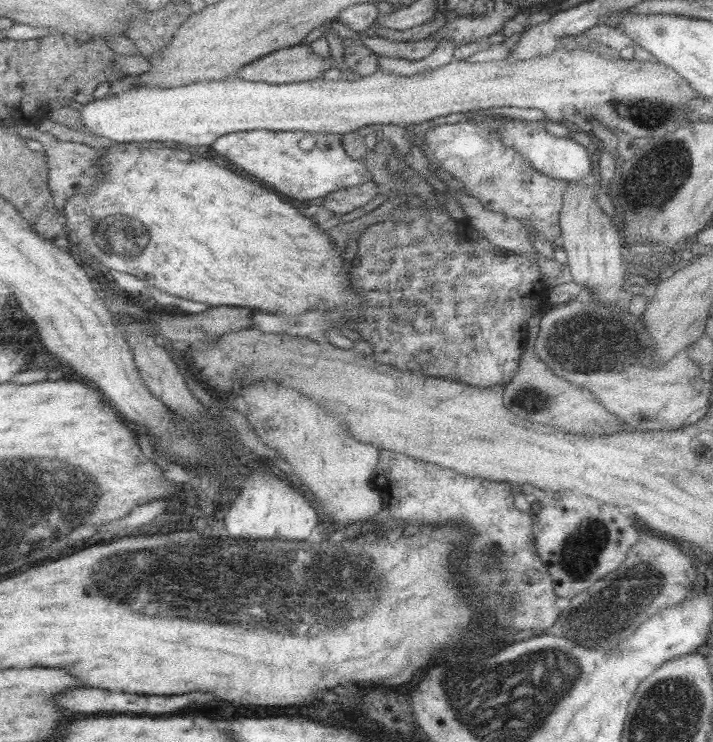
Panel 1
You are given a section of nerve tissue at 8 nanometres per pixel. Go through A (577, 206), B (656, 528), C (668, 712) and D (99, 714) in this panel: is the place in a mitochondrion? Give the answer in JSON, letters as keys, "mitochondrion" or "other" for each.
{"A":"other","B":"other","C":"mitochondrion","D":"other"}

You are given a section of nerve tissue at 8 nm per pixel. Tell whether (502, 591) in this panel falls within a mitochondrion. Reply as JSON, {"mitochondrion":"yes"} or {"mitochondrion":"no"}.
{"mitochondrion":"yes"}

